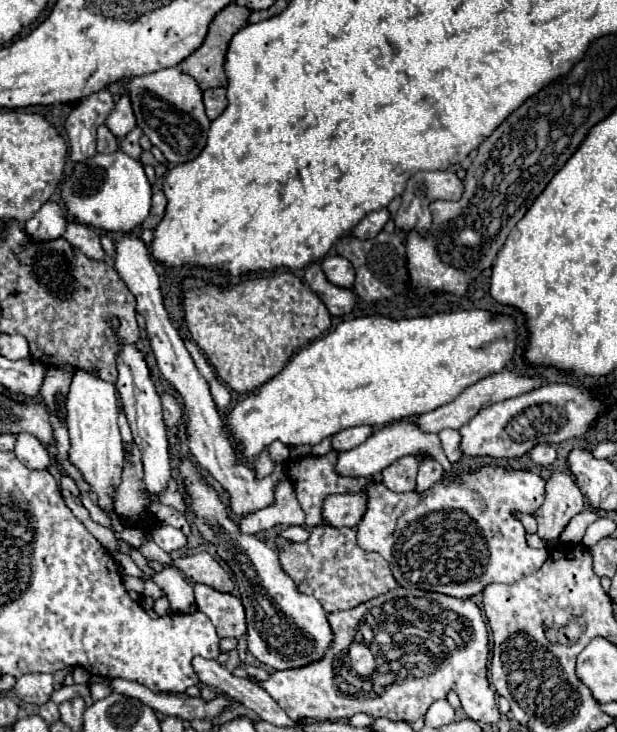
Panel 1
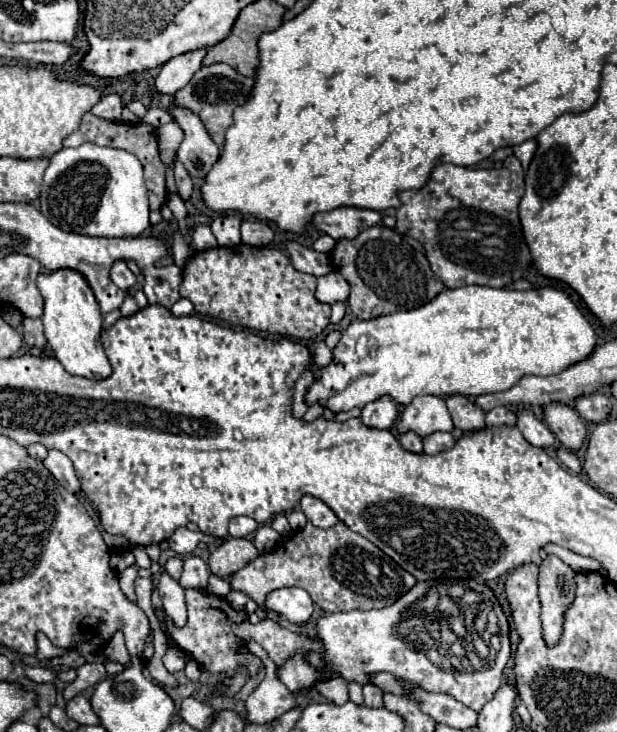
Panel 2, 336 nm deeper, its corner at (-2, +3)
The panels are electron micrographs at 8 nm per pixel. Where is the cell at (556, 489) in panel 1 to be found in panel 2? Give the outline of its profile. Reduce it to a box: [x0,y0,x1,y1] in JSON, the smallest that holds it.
[538,555,576,645]

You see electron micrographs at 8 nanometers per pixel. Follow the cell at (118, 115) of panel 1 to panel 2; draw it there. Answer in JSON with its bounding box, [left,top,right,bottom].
[154,49,206,95]

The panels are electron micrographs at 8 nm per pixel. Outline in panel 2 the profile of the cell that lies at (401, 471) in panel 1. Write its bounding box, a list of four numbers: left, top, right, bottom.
[398,433,422,453]

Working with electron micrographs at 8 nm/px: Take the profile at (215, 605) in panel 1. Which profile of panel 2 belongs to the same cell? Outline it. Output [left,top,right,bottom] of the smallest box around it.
[230,523,416,613]

